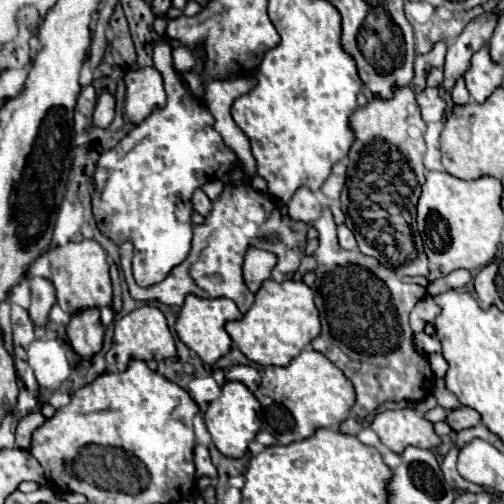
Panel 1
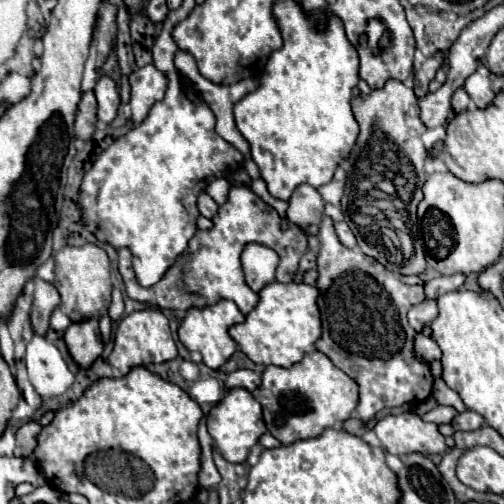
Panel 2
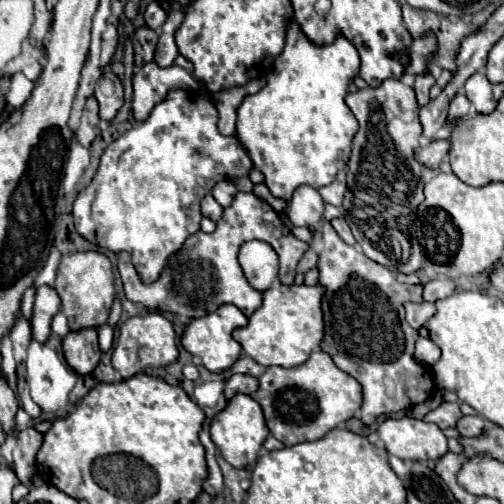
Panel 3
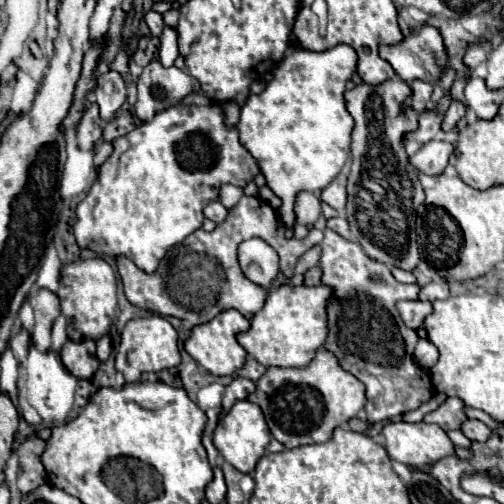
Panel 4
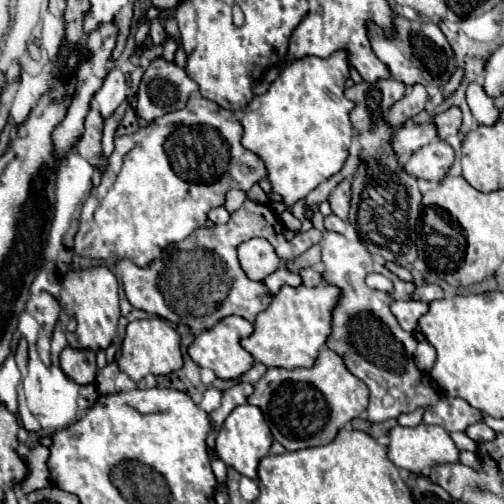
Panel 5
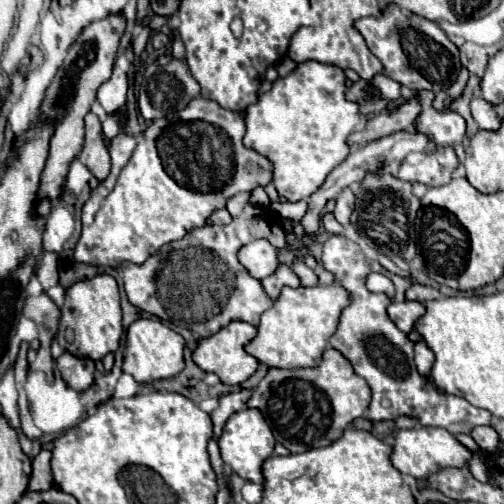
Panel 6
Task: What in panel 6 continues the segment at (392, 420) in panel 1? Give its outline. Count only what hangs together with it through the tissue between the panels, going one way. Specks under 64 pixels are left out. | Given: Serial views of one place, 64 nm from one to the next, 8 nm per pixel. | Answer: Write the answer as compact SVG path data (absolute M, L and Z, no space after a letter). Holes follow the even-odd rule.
M412 428L412 430L398 430L396 444L392 452L392 464L402 474L410 474L418 480L428 480L434 472L444 468L466 468L472 458L472 452L462 446L454 434L444 428Z

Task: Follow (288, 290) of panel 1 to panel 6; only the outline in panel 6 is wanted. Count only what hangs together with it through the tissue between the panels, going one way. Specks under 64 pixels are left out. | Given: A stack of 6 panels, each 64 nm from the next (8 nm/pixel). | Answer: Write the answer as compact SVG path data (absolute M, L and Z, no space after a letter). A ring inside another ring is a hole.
M340 284L312 288L282 288L280 298L260 318L258 334L248 344L246 352L268 368L308 368L322 362L326 342L338 328L342 310L350 304L350 294Z

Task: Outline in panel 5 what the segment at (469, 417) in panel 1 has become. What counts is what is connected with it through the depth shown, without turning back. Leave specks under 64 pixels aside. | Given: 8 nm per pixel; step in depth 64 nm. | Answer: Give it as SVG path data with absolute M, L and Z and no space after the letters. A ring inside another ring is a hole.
M484 422L480 424L472 424L468 426L466 434L476 442L476 444L484 444L484 442L492 442L496 438L496 432L492 428L488 428Z

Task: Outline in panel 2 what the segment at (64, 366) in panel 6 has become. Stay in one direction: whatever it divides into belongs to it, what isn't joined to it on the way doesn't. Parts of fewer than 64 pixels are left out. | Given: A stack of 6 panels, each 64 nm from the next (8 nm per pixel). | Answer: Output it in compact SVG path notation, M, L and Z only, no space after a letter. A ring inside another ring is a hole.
M84 320L78 324L72 324L66 334L66 348L72 356L72 360L80 366L80 368L90 368L92 362L102 354L102 340L100 340L100 330L98 330L98 320Z

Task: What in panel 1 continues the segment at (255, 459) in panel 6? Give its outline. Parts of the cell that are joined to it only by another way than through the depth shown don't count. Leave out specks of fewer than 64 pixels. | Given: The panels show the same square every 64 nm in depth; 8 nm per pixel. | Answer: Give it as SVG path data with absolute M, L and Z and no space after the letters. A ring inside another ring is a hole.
M226 382L220 398L210 402L210 406L204 414L204 422L206 422L206 428L212 436L214 446L226 458L242 458L248 450L248 444L256 438L256 434L262 428L262 422L260 422L258 414L260 414L260 402L254 398L254 394L248 392L248 388L244 388L244 384Z

